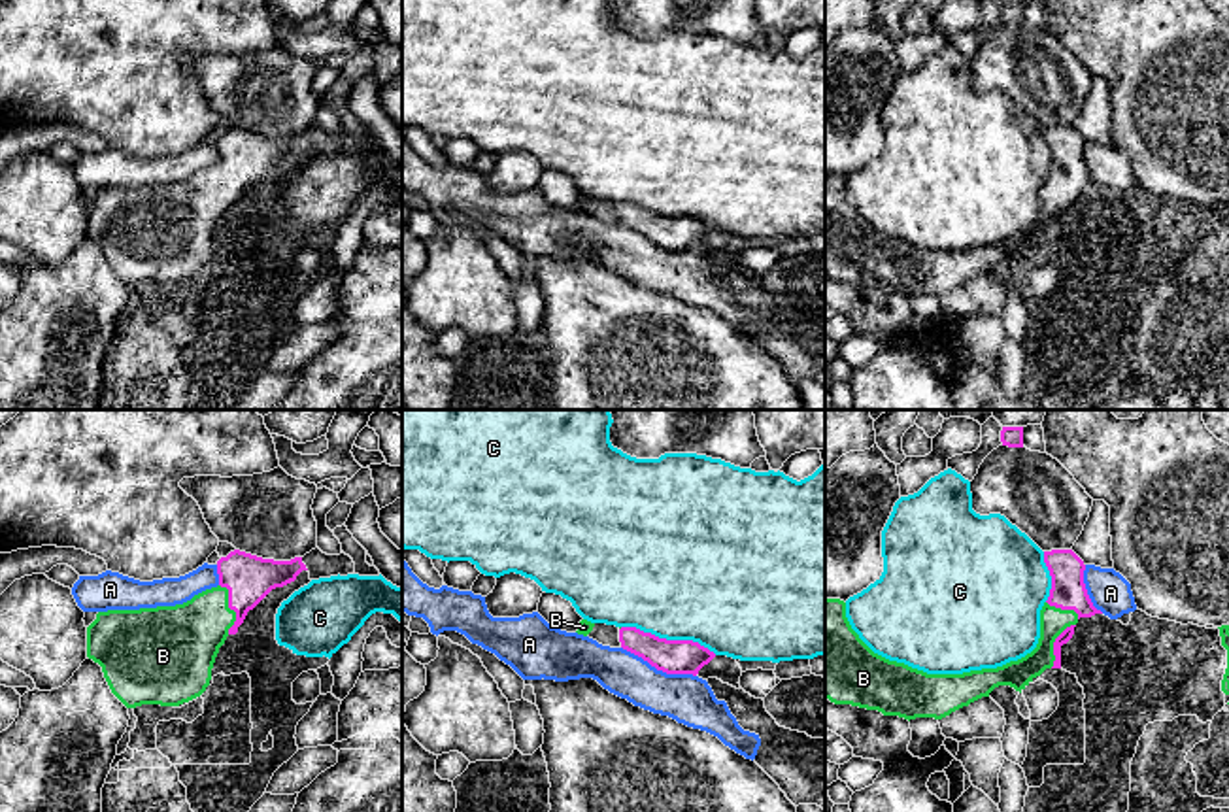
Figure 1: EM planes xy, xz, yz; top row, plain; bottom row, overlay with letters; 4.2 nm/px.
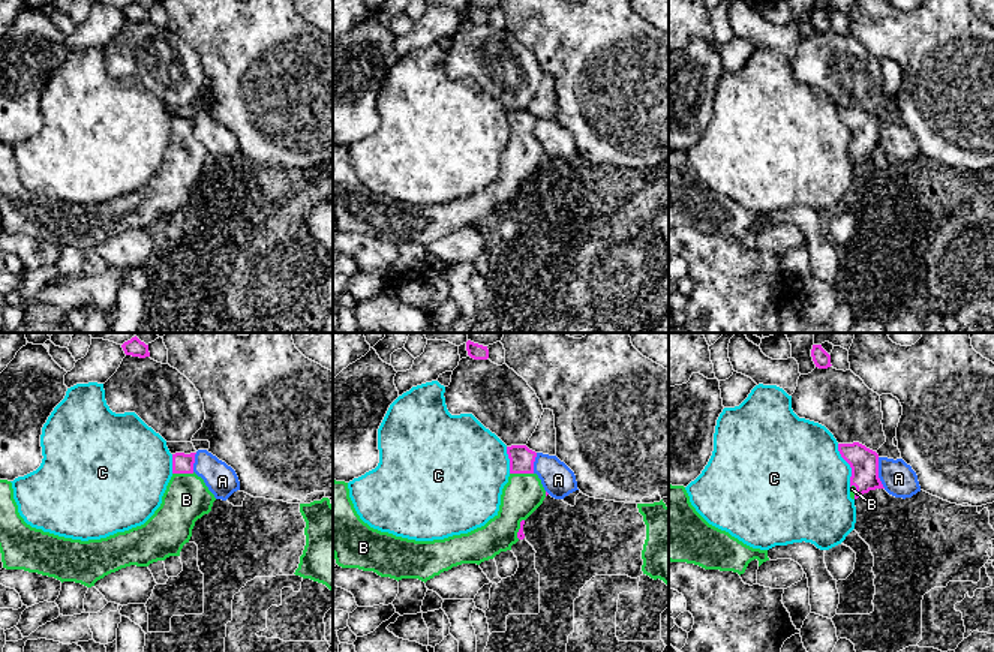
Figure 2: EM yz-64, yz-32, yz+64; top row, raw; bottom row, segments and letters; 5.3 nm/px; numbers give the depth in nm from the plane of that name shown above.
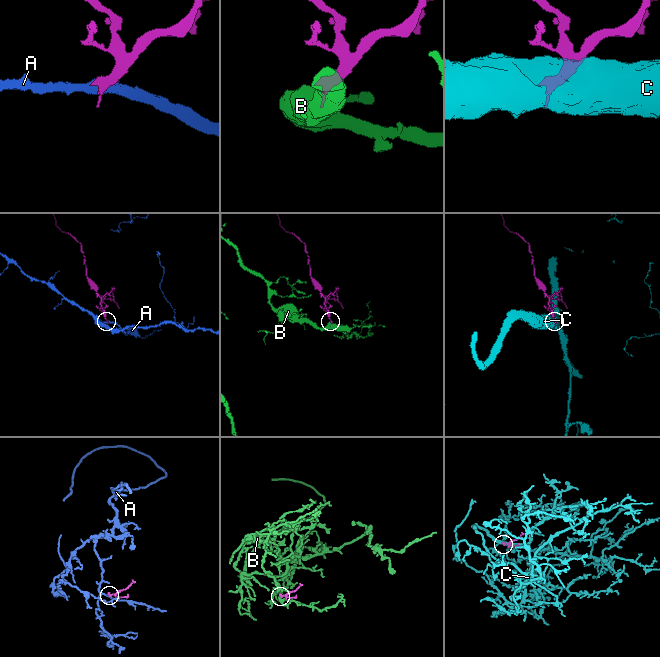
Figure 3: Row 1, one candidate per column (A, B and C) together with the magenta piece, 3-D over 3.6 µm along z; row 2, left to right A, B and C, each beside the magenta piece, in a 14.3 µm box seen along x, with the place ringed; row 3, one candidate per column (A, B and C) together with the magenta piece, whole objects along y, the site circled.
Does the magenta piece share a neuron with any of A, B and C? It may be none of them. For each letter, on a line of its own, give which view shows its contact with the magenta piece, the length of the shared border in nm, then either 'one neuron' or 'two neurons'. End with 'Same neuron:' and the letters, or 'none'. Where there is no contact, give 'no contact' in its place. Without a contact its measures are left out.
A: meets magenta in xz; contact 340 nm long; two neurons
B: meets magenta in xy; contact 220 nm long; one neuron
C: meets magenta in xz; contact 420 nm long; two neurons
Same neuron: B

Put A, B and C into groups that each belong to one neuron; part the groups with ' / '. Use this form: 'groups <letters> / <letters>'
groups A / B / C

